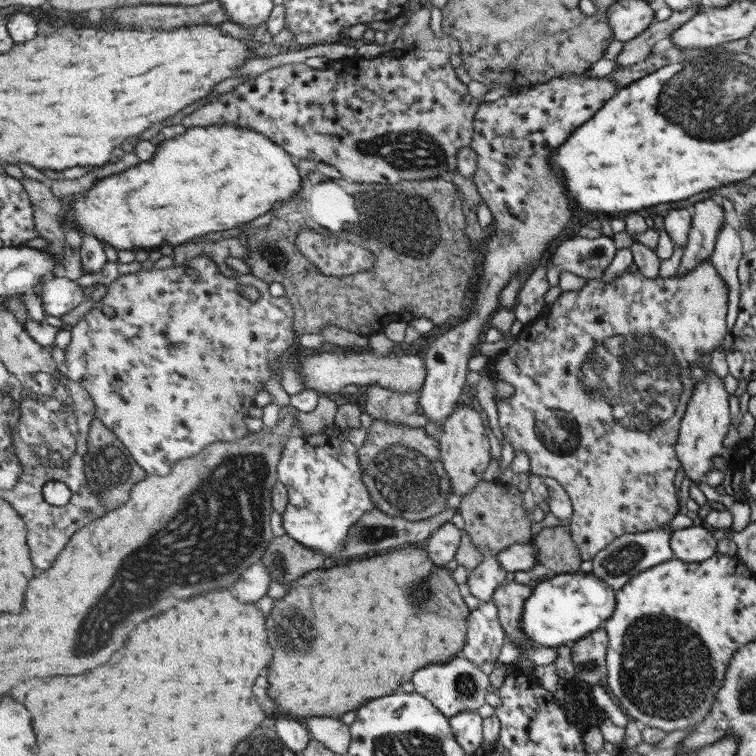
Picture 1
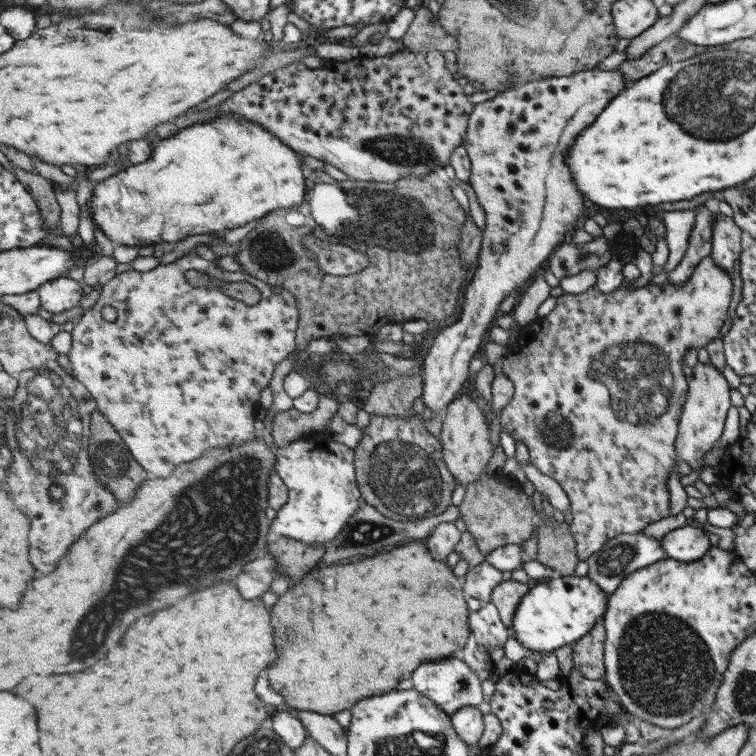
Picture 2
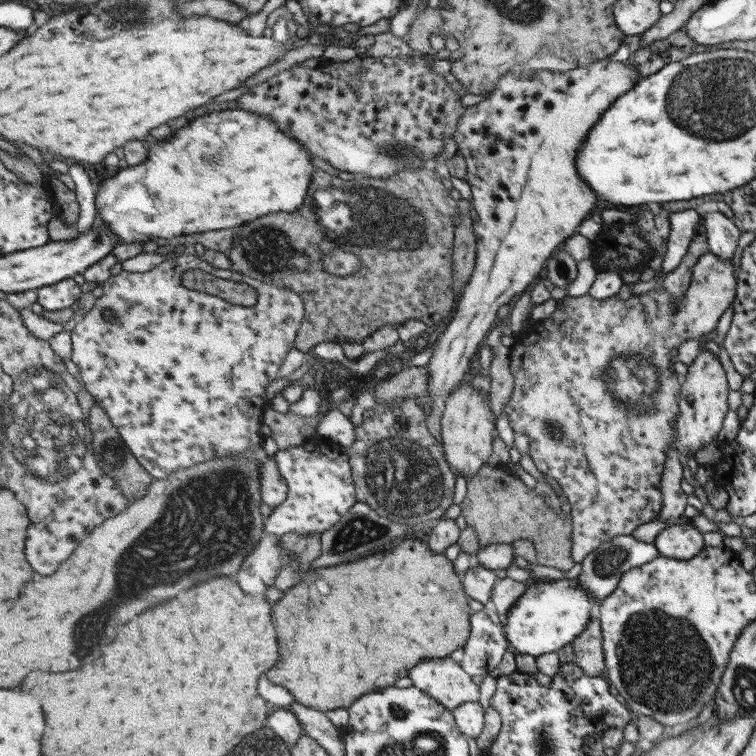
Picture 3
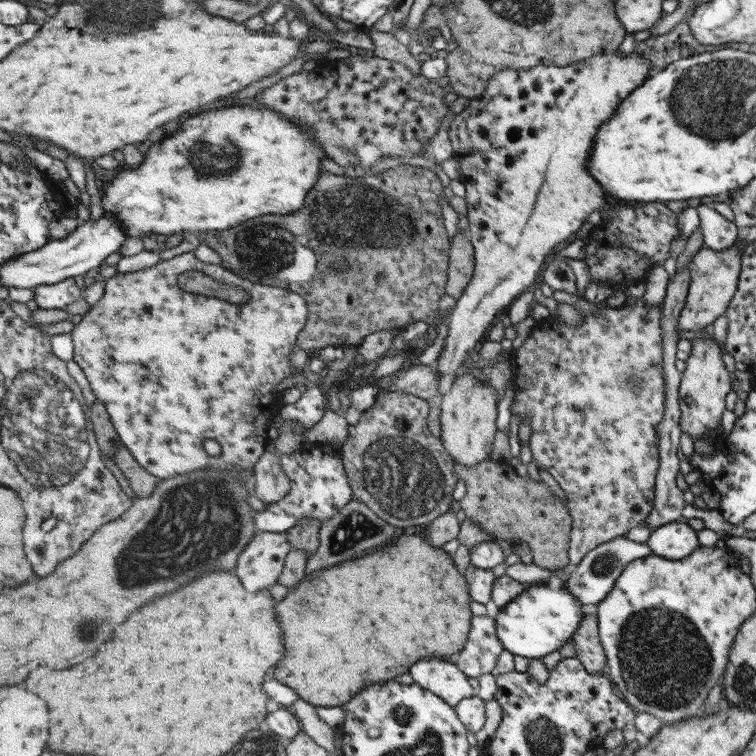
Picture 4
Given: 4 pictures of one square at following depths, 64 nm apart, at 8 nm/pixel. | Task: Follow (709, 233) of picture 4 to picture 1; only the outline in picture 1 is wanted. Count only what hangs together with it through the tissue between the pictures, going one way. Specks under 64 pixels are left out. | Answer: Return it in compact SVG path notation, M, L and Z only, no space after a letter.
M723 224L717 242L715 242L715 250L709 256L709 262L713 264L713 268L717 270L719 278L725 282L727 288L727 324L729 330L733 328L737 314L739 314L739 276L737 276L737 268L739 268L739 260L743 258L741 252L741 242L737 236L737 230L733 230L729 224Z

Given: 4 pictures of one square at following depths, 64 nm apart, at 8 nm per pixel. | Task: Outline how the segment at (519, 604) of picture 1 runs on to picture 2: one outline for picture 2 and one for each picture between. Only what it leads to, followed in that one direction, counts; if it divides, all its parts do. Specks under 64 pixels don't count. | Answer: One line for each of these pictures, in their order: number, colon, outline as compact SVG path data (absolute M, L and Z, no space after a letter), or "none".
2: M507 580L507 582L501 582L493 588L491 592L491 602L495 604L497 612L499 612L499 618L503 622L503 628L509 632L509 636L515 638L513 634L513 616L515 616L515 610L521 602L521 598L529 592L529 588L525 584L519 584L519 582L513 582L513 580Z

